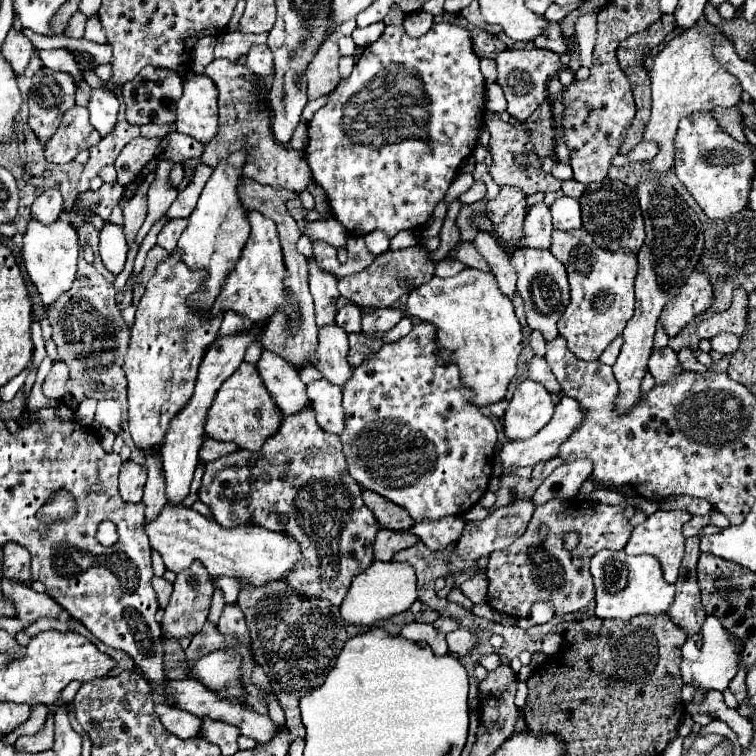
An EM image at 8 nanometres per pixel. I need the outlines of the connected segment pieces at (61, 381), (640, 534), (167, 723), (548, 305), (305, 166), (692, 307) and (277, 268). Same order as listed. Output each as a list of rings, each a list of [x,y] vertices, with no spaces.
[[[55,363],[49,371],[49,375],[43,381],[43,393],[47,399],[63,399],[65,391],[65,383],[67,383],[67,365],[65,363]]]
[[[655,511],[653,515],[649,515],[649,519],[641,525],[637,525],[631,533],[631,539],[625,547],[625,553],[629,555],[655,555],[661,561],[663,567],[663,575],[669,583],[677,581],[677,573],[679,573],[679,565],[683,559],[683,551],[685,551],[685,537],[683,537],[683,523],[689,521],[691,515],[687,511]]]
[[[157,703],[155,713],[159,715],[163,727],[169,733],[177,735],[179,739],[191,739],[201,729],[201,719],[197,719],[195,715],[179,709],[179,707],[173,707],[173,705],[169,707],[167,703]]]
[[[517,249],[511,255],[511,265],[519,277],[517,289],[525,301],[527,325],[535,331],[541,331],[545,341],[551,341],[553,337],[557,337],[557,319],[563,315],[569,303],[569,283],[563,263],[553,257],[549,249]]]
[[[215,59],[209,63],[205,75],[211,77],[219,89],[219,131],[215,139],[205,145],[201,163],[215,169],[221,159],[229,157],[231,153],[239,149],[251,149],[251,159],[243,169],[247,177],[261,185],[281,187],[297,193],[303,191],[313,181],[309,163],[303,153],[275,143],[271,129],[271,109],[267,103],[261,103],[263,91],[259,89],[259,77],[255,77],[253,71],[249,71],[245,65],[227,59]]]
[[[697,267],[681,287],[681,293],[663,307],[661,325],[665,333],[669,337],[677,337],[685,325],[711,309],[713,299],[715,295],[709,275],[701,267]]]
[[[257,211],[249,213],[249,223],[251,223],[249,241],[247,241],[235,269],[227,277],[225,287],[221,289],[219,297],[215,299],[211,311],[215,311],[213,315],[233,311],[237,315],[253,319],[253,323],[267,323],[279,309],[289,319],[291,333],[297,333],[297,329],[301,327],[301,311],[299,311],[295,301],[285,301],[287,299],[285,297],[287,271],[283,265],[285,261],[283,261],[283,251],[279,245],[277,225]]]

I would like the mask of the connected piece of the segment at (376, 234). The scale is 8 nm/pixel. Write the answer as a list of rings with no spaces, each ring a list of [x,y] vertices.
[[[373,231],[373,233],[365,235],[365,243],[367,243],[367,249],[375,255],[389,251],[389,237],[383,231]]]

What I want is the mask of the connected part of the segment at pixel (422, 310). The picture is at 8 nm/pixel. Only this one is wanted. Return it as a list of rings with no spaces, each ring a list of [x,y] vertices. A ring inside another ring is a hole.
[[[467,267],[455,277],[447,277],[447,279],[433,277],[429,283],[411,291],[407,299],[407,313],[409,317],[431,323],[435,327],[435,345],[437,345],[439,361],[453,363],[459,367],[463,387],[473,391],[471,403],[475,403],[477,407],[487,407],[487,405],[503,401],[507,387],[517,373],[517,357],[523,349],[523,331],[515,317],[511,299],[507,299],[499,291],[497,281],[491,273],[483,273],[483,271]]]

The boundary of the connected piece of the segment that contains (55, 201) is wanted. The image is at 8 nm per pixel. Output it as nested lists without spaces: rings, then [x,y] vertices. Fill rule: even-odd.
[[[57,189],[43,191],[35,199],[33,209],[31,209],[33,219],[37,219],[39,223],[45,223],[45,225],[57,221],[57,217],[59,217],[61,211],[63,211],[63,199],[61,199],[61,193]]]

